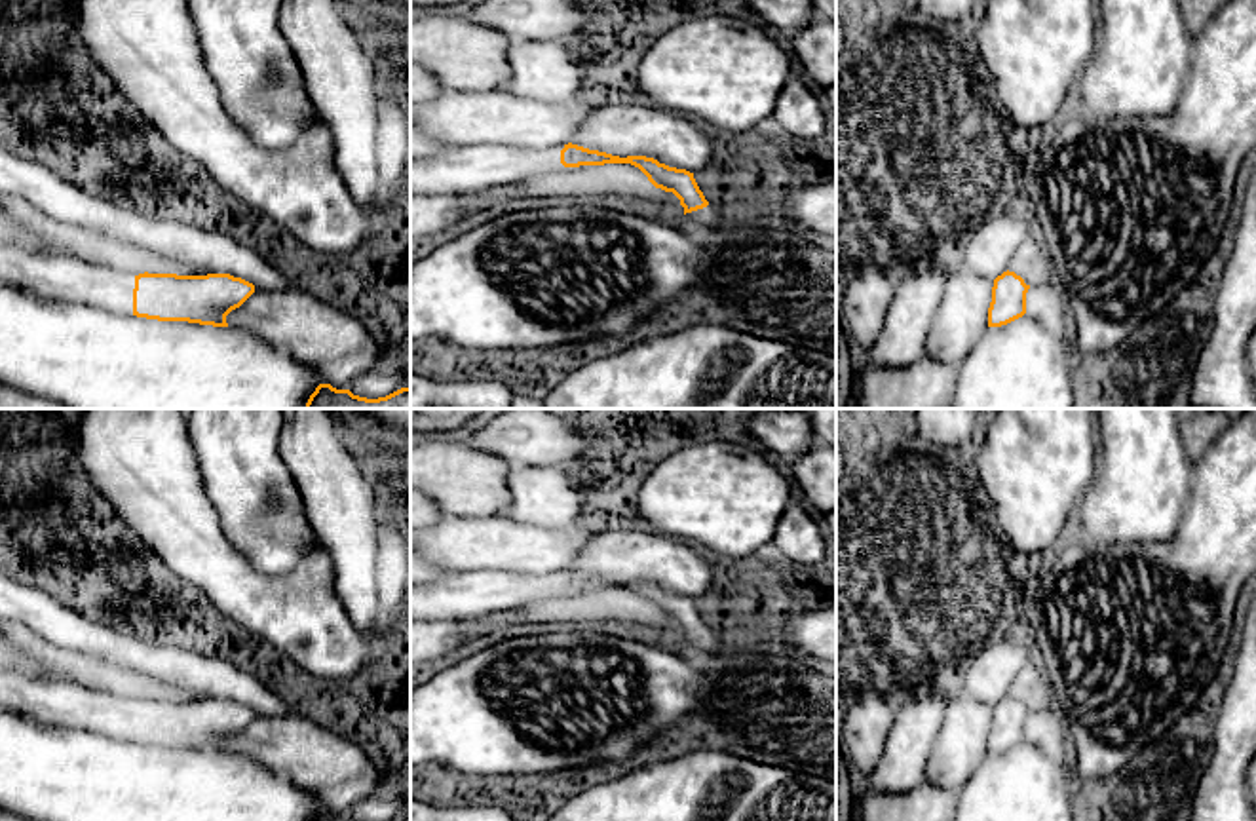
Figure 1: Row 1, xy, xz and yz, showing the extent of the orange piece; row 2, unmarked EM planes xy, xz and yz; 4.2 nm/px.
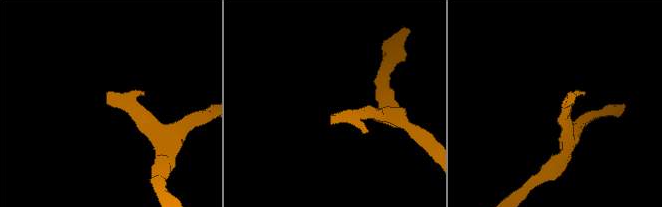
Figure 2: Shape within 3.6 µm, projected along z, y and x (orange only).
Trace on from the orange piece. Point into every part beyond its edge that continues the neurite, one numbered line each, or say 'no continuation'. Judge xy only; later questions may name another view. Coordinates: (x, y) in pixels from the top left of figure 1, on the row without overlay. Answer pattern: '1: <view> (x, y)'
1: xy (54, 702)

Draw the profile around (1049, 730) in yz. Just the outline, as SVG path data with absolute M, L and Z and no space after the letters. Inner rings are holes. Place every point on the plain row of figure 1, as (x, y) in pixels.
M1056 705L1028 715L1026 739L1053 758L1070 760L1070 722Z

